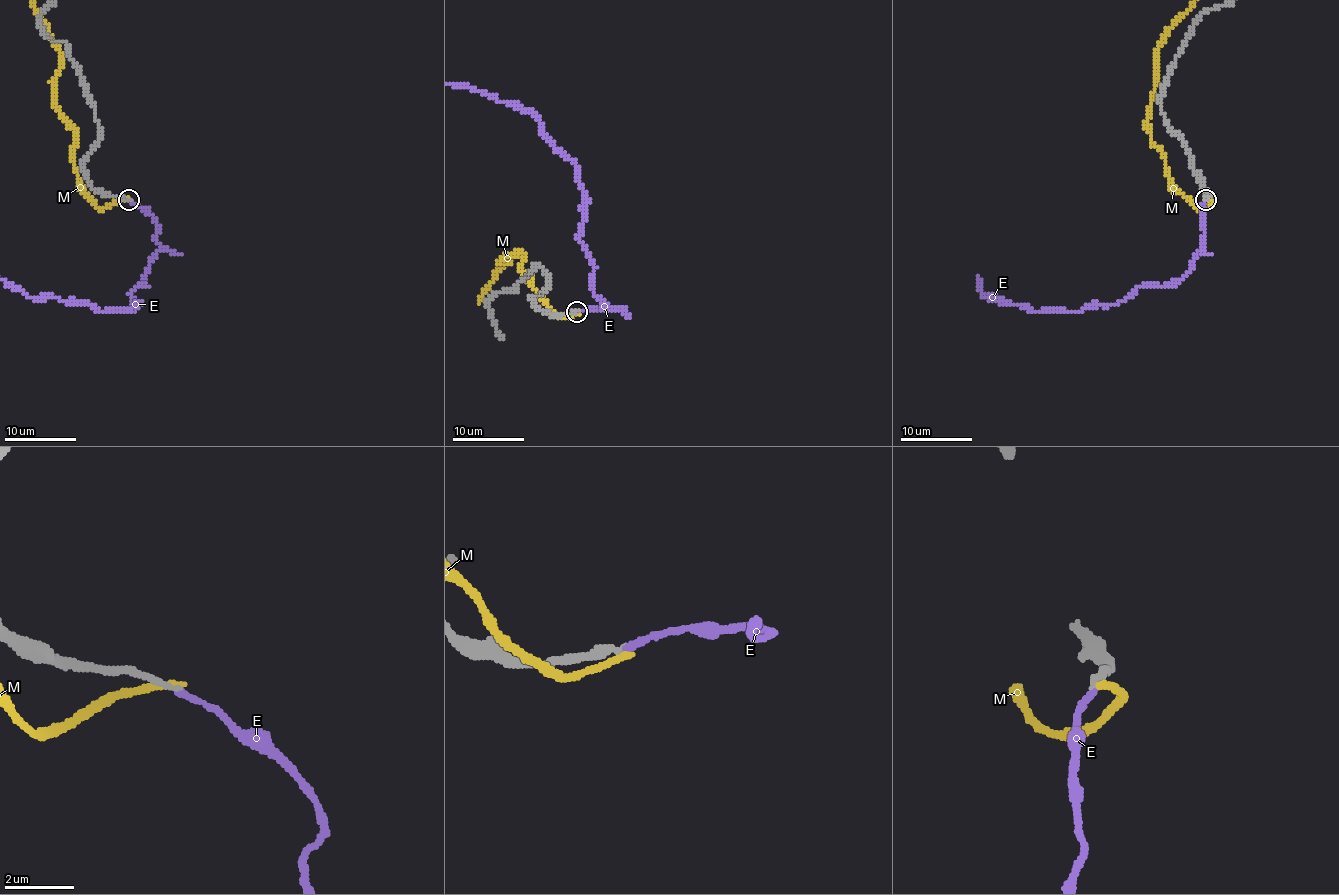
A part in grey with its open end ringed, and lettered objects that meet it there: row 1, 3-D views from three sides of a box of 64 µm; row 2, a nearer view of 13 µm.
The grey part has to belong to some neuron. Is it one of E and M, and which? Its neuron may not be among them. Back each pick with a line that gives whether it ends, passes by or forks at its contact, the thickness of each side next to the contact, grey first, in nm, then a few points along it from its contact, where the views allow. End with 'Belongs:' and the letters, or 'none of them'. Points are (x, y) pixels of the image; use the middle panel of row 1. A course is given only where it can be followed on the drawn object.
Belongs: none of them

